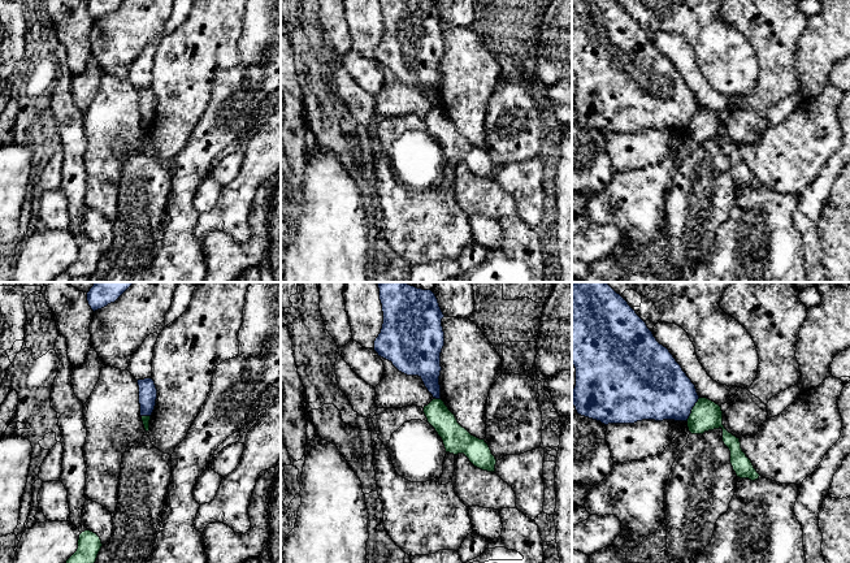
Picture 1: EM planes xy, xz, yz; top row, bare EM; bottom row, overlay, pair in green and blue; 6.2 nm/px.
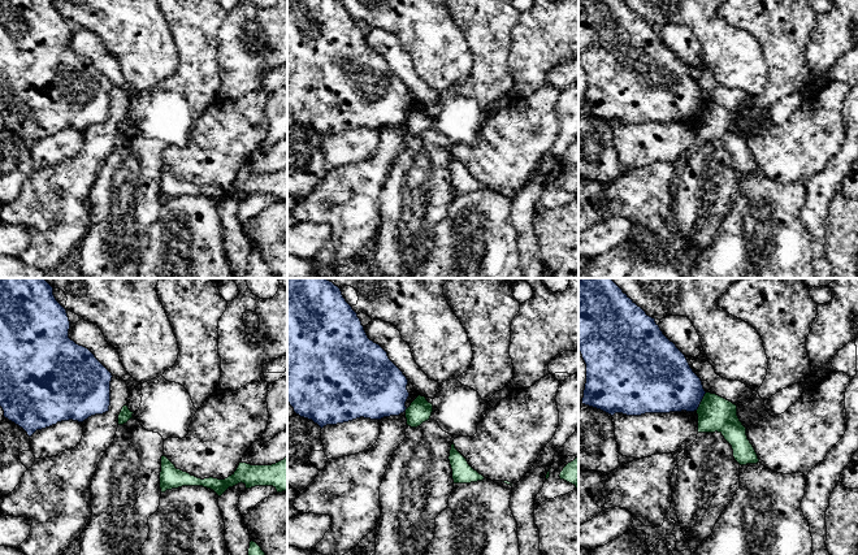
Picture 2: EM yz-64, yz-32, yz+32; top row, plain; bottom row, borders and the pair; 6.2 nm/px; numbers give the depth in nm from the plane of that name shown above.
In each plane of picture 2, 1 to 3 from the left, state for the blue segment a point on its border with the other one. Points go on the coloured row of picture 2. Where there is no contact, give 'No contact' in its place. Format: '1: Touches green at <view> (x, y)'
1: No contact
2: Touches green at yz-32 (406, 410)
3: Touches green at yz+32 (701, 402)

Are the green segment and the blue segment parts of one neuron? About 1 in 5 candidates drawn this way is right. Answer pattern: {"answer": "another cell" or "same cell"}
{"answer": "another cell"}

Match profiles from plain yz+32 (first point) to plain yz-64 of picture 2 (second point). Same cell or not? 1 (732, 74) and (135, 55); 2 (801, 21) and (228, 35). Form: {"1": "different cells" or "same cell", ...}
{"1": "same cell", "2": "different cells"}

